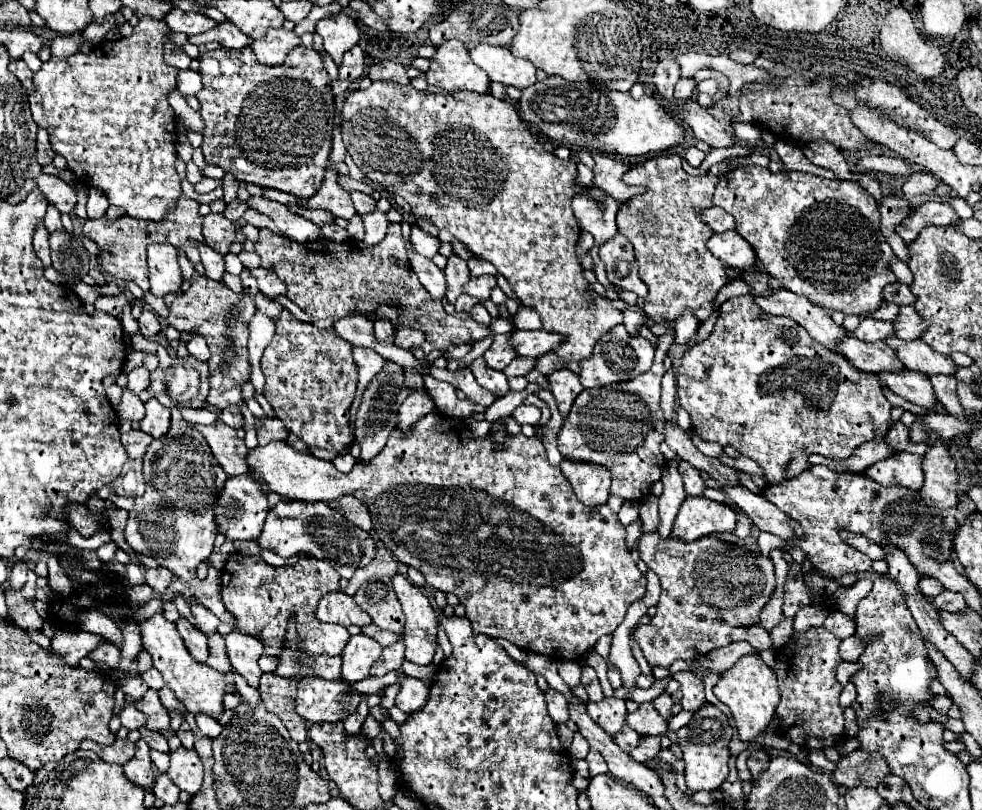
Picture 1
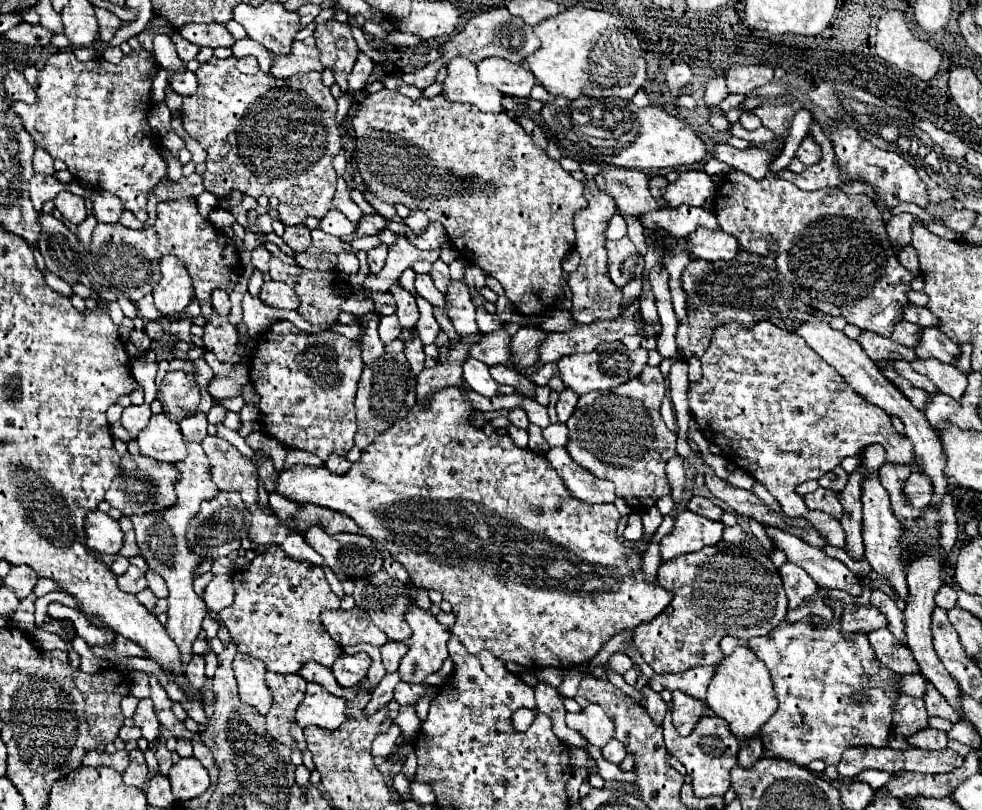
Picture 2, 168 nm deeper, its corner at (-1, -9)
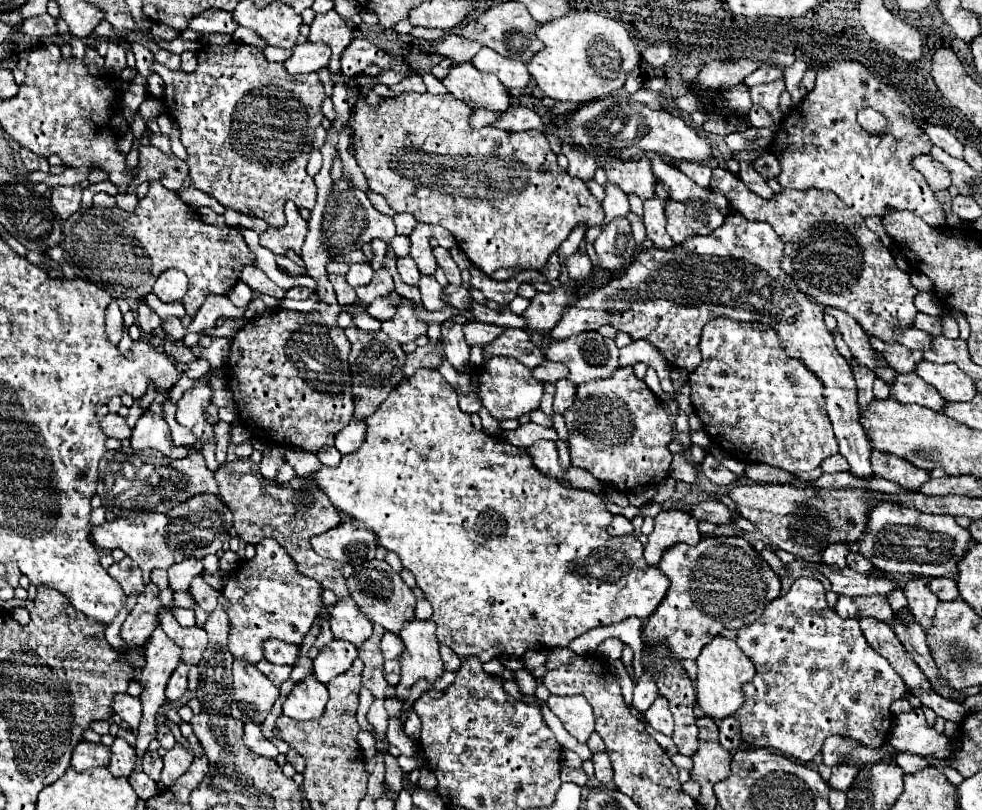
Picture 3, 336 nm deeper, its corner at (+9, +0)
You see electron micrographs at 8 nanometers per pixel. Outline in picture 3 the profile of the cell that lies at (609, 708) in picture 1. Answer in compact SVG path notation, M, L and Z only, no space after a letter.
M550 695L550 699L546 703L552 709L552 713L562 721L562 725L570 731L572 737L576 737L582 743L588 741L588 737L594 731L596 721L594 721L592 705L586 701L586 697L582 697L582 695L572 695L572 697Z

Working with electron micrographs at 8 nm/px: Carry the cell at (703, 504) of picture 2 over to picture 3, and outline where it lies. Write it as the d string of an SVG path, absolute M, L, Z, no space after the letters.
M702 501L702 503L692 505L692 515L696 519L706 519L706 521L712 521L716 525L722 525L722 523L730 523L732 521L734 511L730 511L720 501Z

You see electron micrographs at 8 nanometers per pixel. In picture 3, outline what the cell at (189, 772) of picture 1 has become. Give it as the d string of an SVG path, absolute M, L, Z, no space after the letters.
M176 743L174 749L170 749L164 755L164 769L162 769L162 785L170 787L174 785L192 765L192 753L188 749L184 749L180 743Z

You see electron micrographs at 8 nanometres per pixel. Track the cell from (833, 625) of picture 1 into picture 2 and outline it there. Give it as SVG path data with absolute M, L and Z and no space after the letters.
M846 604L840 622L842 622L842 634L844 636L850 636L852 632L858 632L858 630L868 634L872 630L888 626L888 620L872 604L868 604L868 606Z

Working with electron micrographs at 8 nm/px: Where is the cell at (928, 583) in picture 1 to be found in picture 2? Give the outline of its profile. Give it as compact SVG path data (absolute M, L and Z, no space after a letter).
M944 584L944 586L936 592L936 596L934 596L936 606L946 608L946 610L954 608L954 606L956 606L956 600L958 600L958 594L956 594L956 590L954 590L952 586L948 586L948 584Z

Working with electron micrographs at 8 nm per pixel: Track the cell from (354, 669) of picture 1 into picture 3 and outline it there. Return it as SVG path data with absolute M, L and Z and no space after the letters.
M332 641L314 659L314 675L320 683L330 683L334 677L344 673L358 657L358 649L348 641Z

